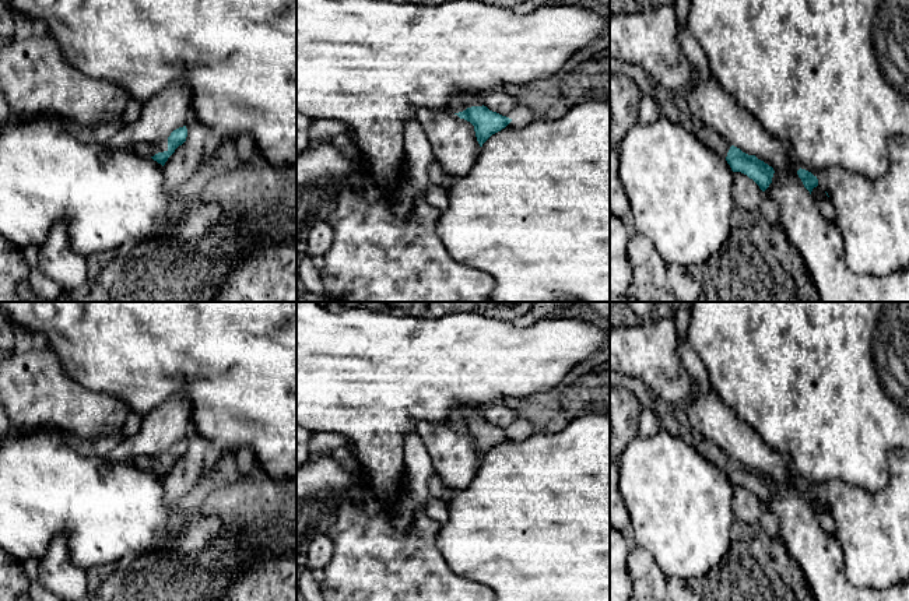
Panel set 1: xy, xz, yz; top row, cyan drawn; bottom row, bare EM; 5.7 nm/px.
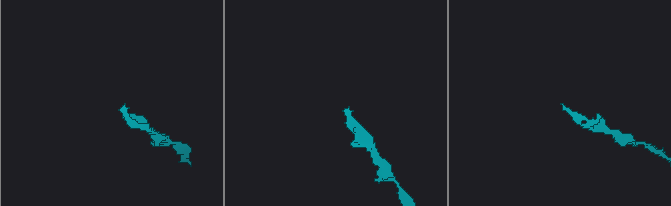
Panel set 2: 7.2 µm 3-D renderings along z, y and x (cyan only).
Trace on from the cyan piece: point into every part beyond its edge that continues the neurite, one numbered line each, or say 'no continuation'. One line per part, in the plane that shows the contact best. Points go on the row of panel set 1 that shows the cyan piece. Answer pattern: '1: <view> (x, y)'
1: xz (459, 102)

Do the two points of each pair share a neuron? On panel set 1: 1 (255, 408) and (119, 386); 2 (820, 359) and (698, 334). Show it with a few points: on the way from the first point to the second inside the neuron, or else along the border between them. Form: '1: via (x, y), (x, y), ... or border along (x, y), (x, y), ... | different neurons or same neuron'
1: via (221, 385), (153, 385) | same neuron
2: via (789, 344), (779, 334), (729, 334) | same neuron

